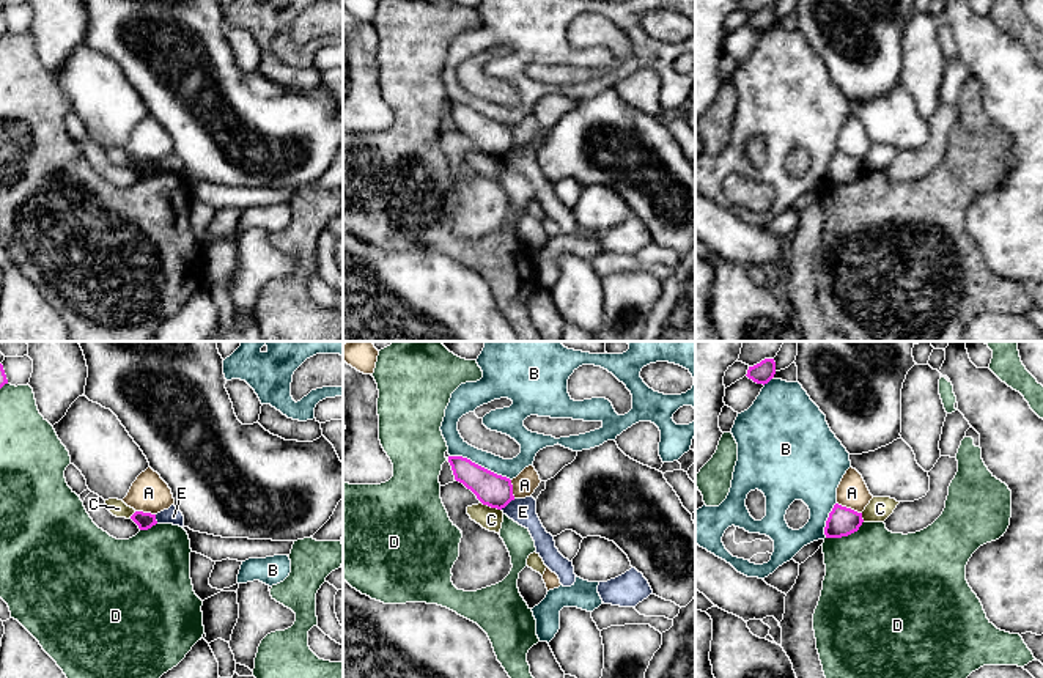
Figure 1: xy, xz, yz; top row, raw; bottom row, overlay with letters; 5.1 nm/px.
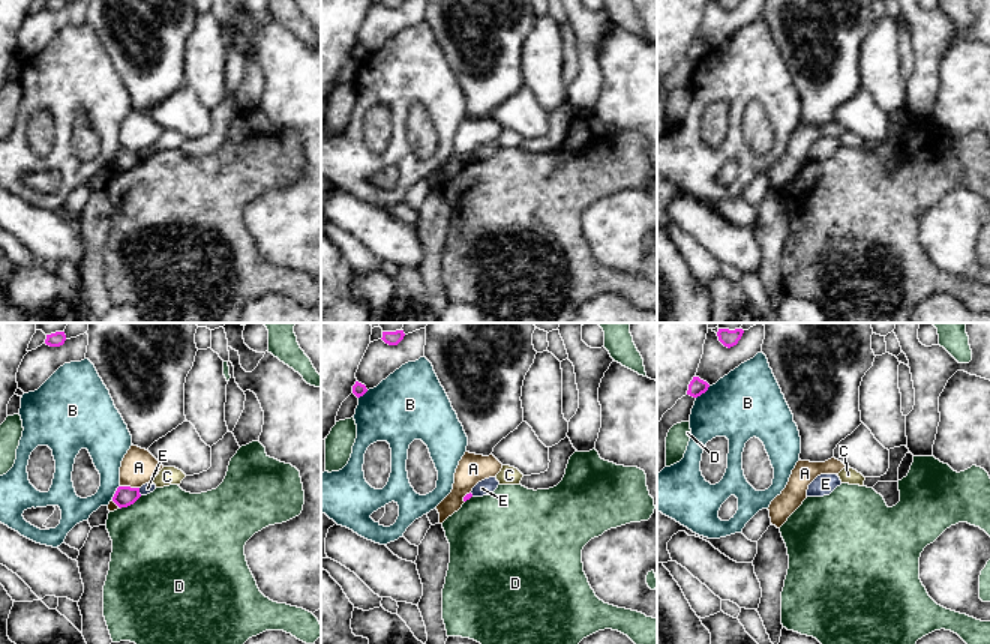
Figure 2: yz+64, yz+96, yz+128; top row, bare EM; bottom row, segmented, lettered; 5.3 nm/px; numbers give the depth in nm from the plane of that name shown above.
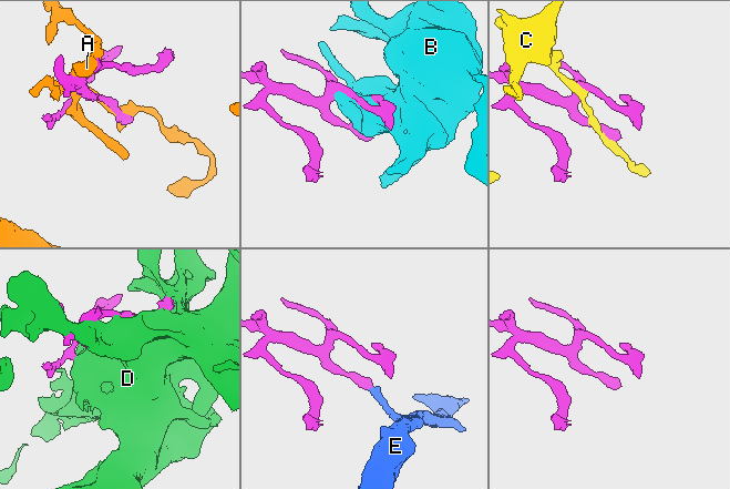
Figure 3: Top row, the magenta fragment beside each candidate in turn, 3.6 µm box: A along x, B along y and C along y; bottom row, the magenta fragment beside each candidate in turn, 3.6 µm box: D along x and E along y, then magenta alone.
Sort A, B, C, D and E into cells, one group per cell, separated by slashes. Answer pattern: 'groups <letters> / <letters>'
groups A / B / C / D / E

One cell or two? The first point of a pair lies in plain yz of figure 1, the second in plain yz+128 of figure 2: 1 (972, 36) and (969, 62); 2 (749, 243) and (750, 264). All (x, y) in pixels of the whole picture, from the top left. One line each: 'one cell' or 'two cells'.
1: one cell
2: one cell

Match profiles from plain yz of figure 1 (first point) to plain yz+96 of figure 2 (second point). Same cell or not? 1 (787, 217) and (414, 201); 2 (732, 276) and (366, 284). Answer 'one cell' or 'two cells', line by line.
1: one cell
2: one cell

